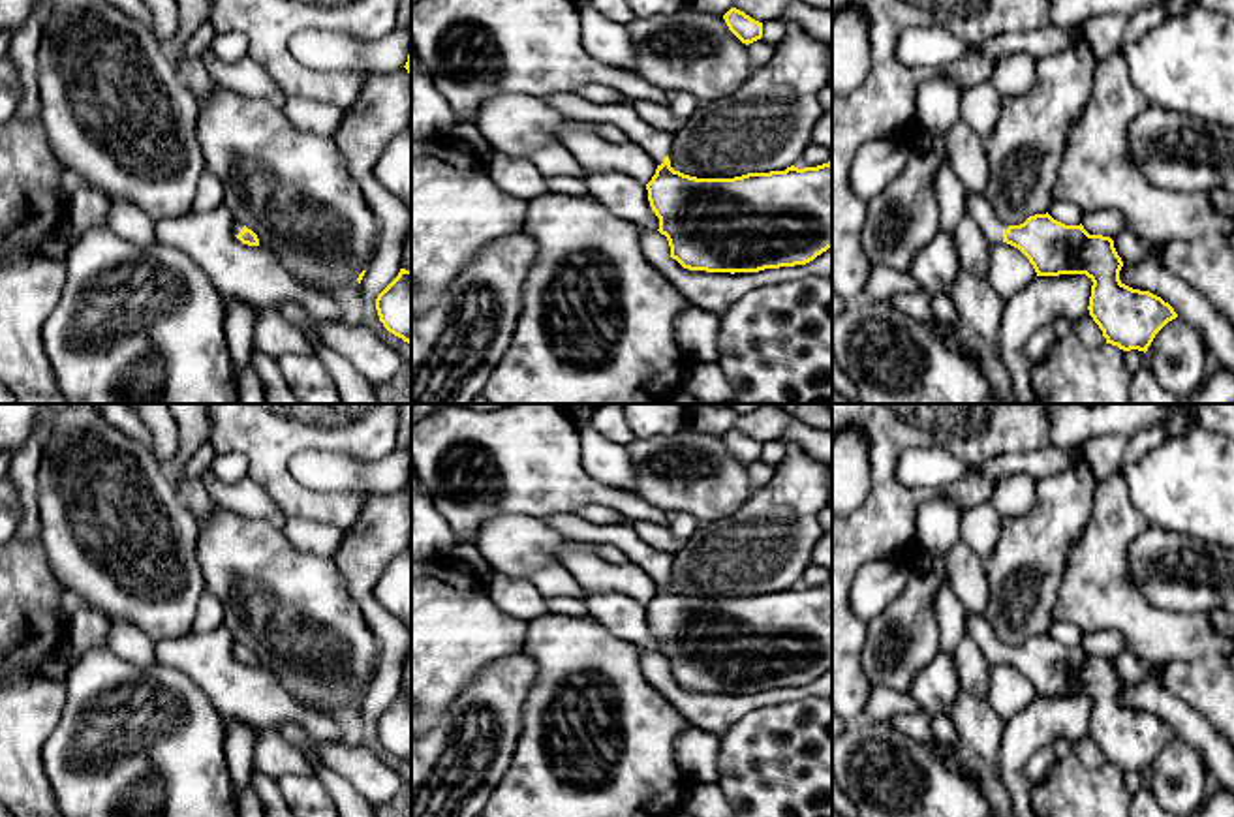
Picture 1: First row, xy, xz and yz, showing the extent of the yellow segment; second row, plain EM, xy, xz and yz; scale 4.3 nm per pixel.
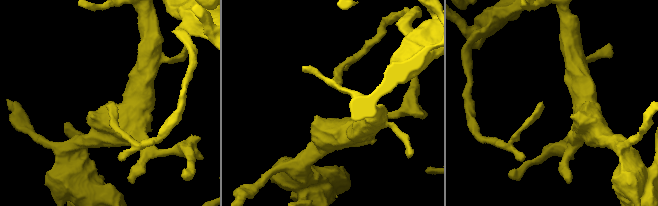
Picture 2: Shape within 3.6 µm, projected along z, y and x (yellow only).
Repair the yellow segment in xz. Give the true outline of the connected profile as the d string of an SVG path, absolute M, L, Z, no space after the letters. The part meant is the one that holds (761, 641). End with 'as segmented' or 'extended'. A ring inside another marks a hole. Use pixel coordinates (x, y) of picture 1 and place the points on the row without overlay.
M578 515L543 520L573 543L614 545L648 571L657 584L648 622L684 689L759 693L806 686L832 669L832 582L697 599L671 588L667 552L646 545L631 522L595 526Z | extended

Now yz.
M982 618L969 622L965 633L990 665L1003 661L1018 669L1037 697L1086 695L1093 702L1087 731L1106 764L1146 774L1155 755L1178 738L1161 717L1119 701L1123 682L1110 657L1089 655L1082 644L1065 646L1048 633L1007 646Z | extended

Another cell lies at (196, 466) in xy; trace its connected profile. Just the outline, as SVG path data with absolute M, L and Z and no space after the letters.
M201 447L186 464L186 475L195 479L201 477L207 466L214 460L216 451L212 447Z

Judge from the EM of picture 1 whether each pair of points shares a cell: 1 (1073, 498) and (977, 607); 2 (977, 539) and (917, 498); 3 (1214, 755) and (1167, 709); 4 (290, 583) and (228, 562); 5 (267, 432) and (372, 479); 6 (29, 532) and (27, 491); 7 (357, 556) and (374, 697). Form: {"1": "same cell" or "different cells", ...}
{"1": "different cells", "2": "different cells", "3": "same cell", "4": "same cell", "5": "different cells", "6": "same cell", "7": "same cell"}

